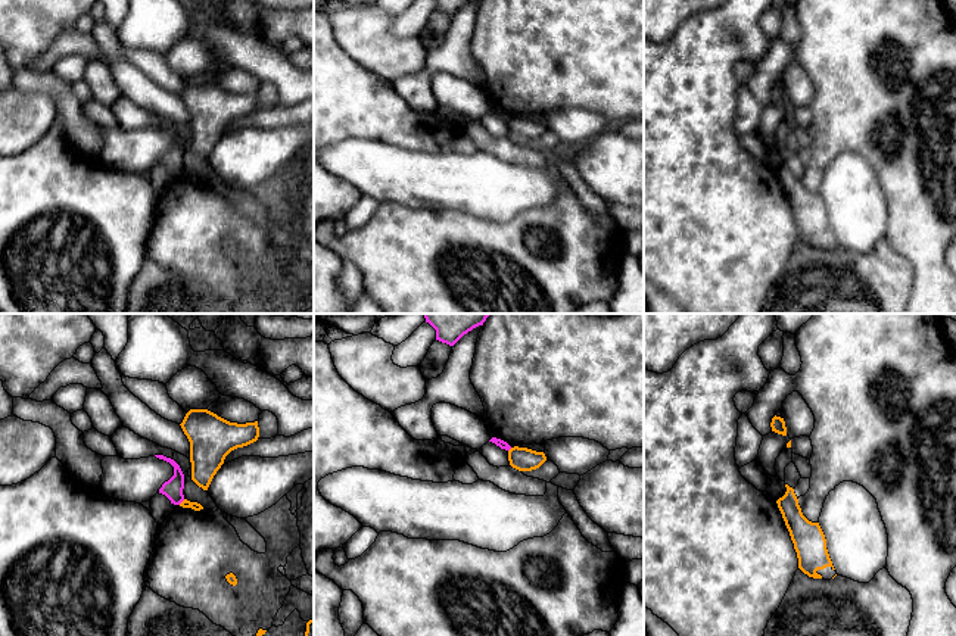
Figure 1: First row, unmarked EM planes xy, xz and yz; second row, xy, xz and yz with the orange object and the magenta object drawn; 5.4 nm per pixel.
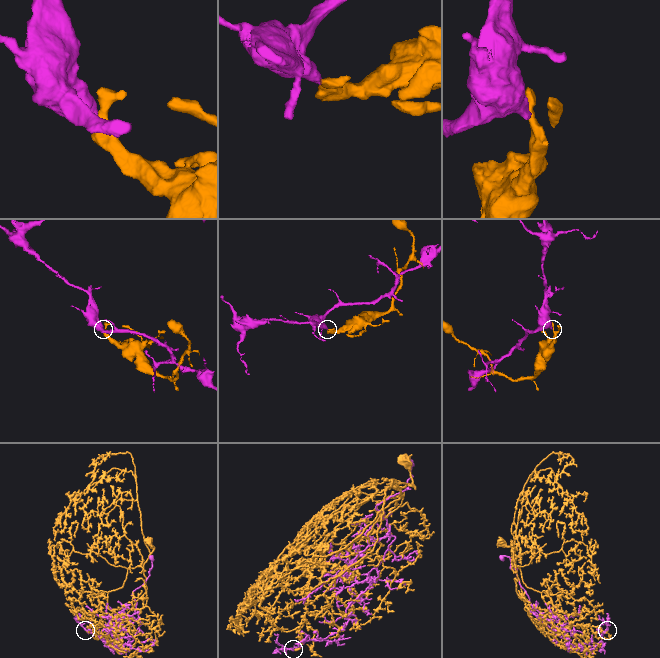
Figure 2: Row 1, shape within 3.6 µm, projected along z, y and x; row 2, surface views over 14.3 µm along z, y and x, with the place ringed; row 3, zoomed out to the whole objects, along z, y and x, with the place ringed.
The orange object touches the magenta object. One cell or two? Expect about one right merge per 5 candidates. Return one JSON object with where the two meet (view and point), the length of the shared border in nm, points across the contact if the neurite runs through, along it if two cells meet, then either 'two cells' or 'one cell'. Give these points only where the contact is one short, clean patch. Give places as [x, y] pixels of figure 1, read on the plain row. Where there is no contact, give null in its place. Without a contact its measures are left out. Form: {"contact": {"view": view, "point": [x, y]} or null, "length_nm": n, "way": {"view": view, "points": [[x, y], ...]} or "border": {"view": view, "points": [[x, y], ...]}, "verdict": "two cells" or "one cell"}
{"contact": {"view": "xy", "point": [183, 171]}, "length_nm": 50, "border": {"view": "xy", "points": [[184, 170], [178, 174]]}, "verdict": "two cells"}

